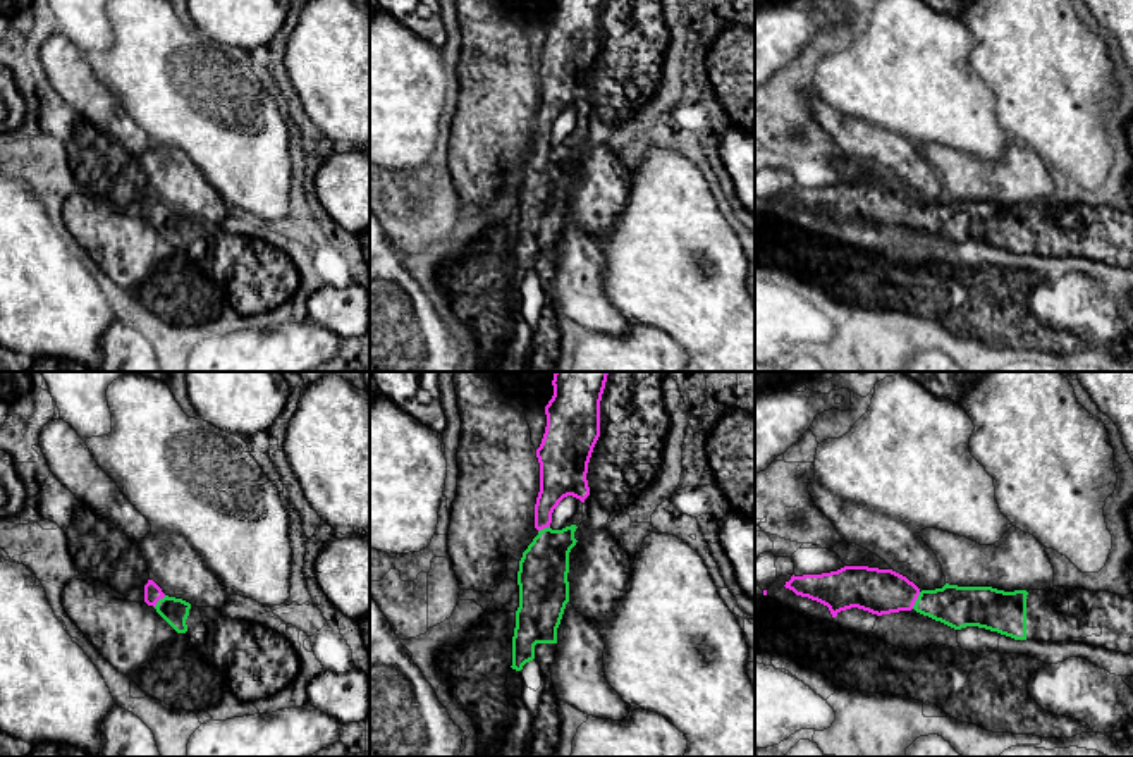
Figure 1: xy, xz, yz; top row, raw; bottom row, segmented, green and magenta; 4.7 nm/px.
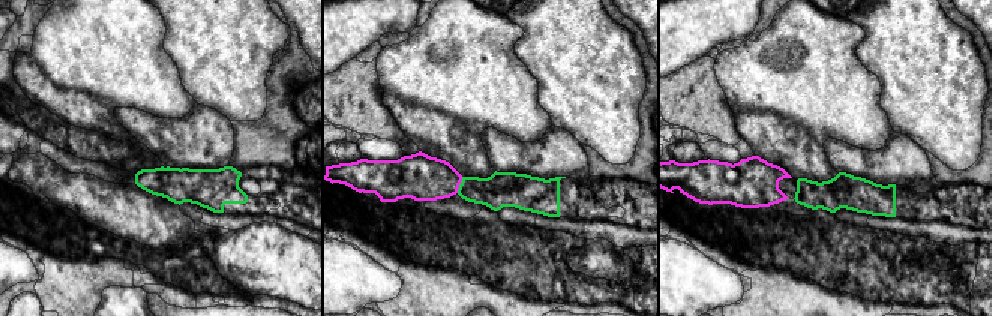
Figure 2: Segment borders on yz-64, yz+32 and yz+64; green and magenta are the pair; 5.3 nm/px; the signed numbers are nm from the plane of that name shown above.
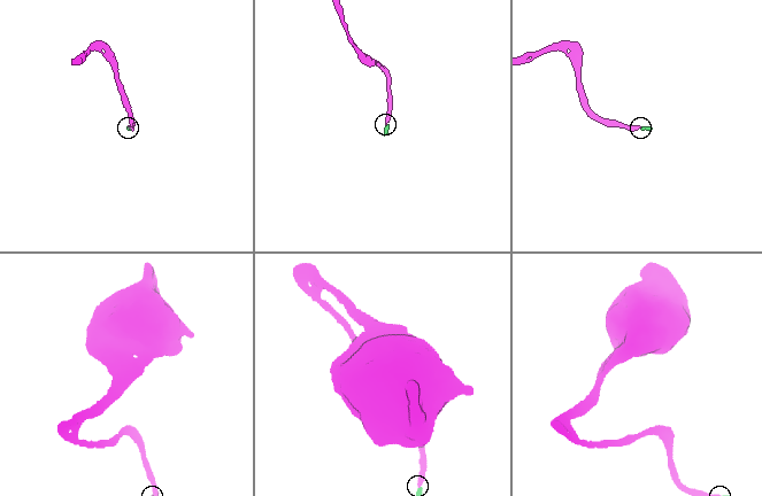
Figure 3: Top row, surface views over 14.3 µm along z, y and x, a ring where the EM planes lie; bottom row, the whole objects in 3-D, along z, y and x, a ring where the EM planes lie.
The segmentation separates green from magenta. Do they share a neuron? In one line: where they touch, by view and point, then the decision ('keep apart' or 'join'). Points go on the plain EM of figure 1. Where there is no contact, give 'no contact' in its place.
yz (917, 215) | join

